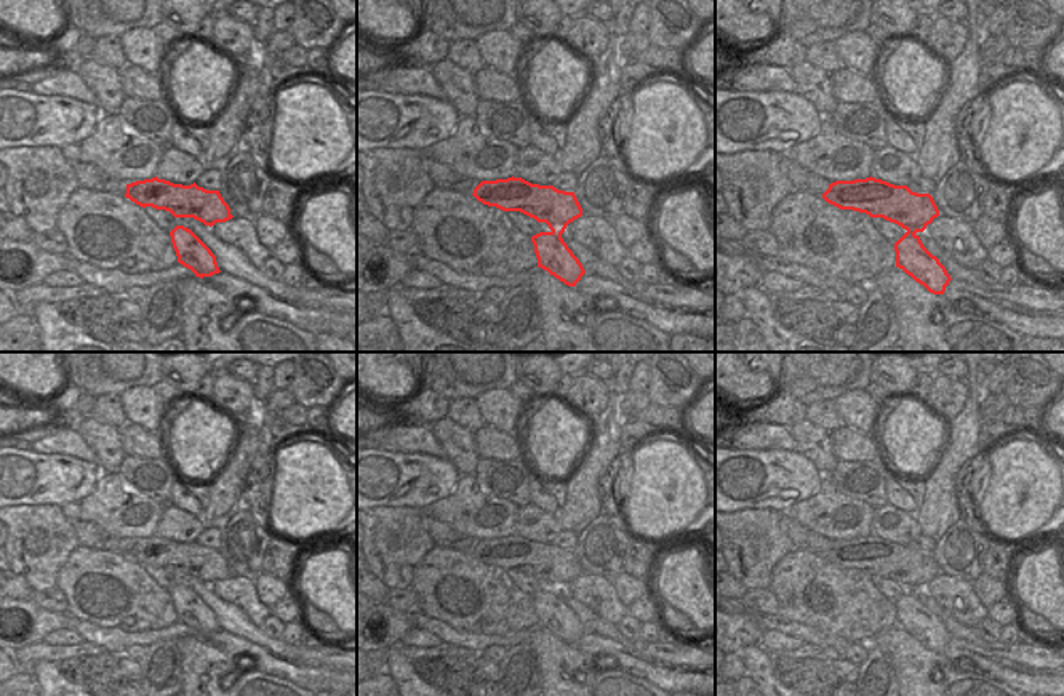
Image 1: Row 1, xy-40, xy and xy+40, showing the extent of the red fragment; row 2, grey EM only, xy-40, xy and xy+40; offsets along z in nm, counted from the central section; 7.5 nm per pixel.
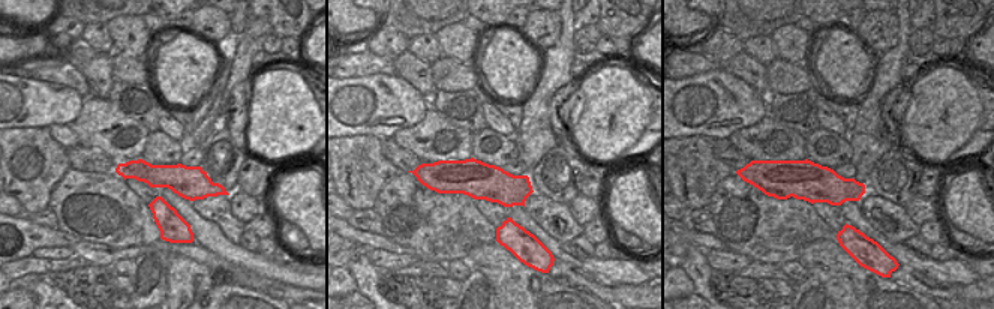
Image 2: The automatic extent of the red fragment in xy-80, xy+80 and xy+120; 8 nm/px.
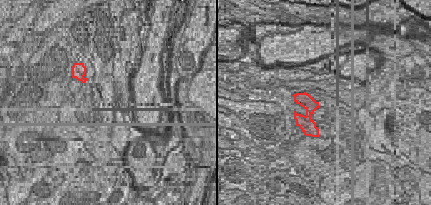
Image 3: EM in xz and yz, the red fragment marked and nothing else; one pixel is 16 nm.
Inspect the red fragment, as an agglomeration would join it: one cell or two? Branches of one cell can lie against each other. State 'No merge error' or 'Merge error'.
Merge error

